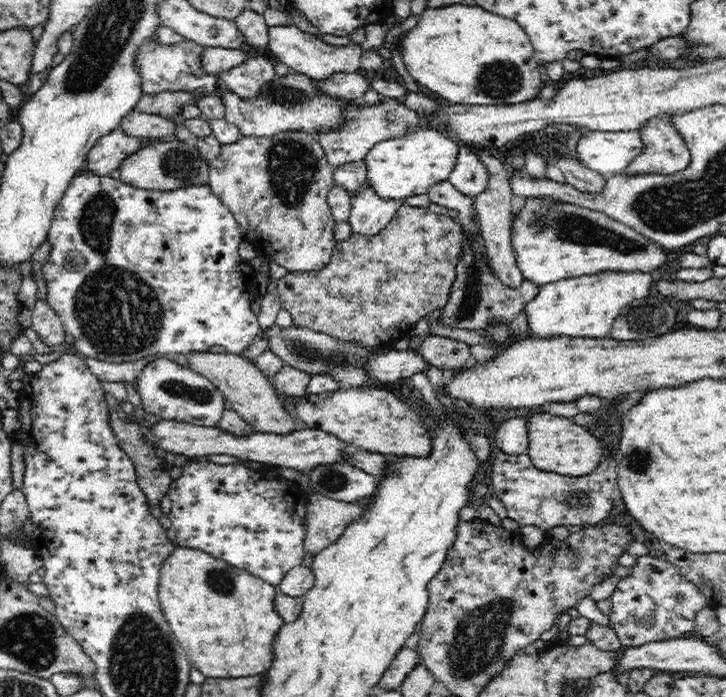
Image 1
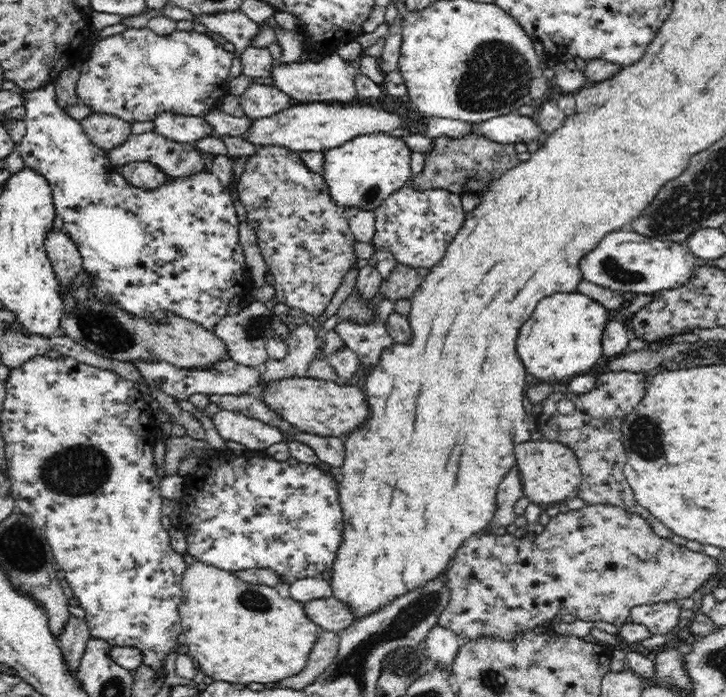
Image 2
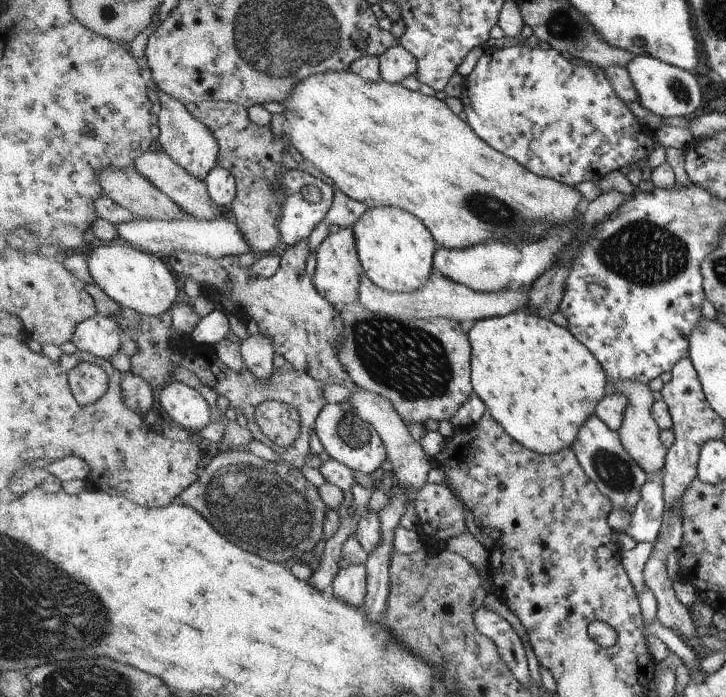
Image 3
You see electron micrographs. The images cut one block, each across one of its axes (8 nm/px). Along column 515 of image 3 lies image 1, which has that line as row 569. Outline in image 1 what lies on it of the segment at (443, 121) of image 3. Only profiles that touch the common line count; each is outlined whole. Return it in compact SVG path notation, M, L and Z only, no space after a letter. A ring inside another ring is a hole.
M176 546L159 568L158 601L162 612L184 652L192 656L192 668L207 678L232 679L262 674L262 668L270 664L270 636L284 624L274 609L277 592L277 587L265 580L200 549Z

